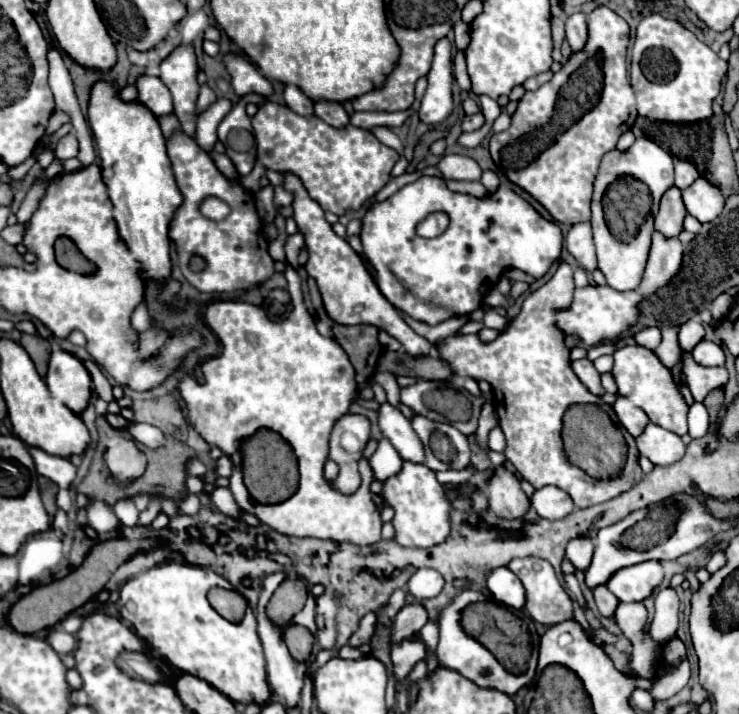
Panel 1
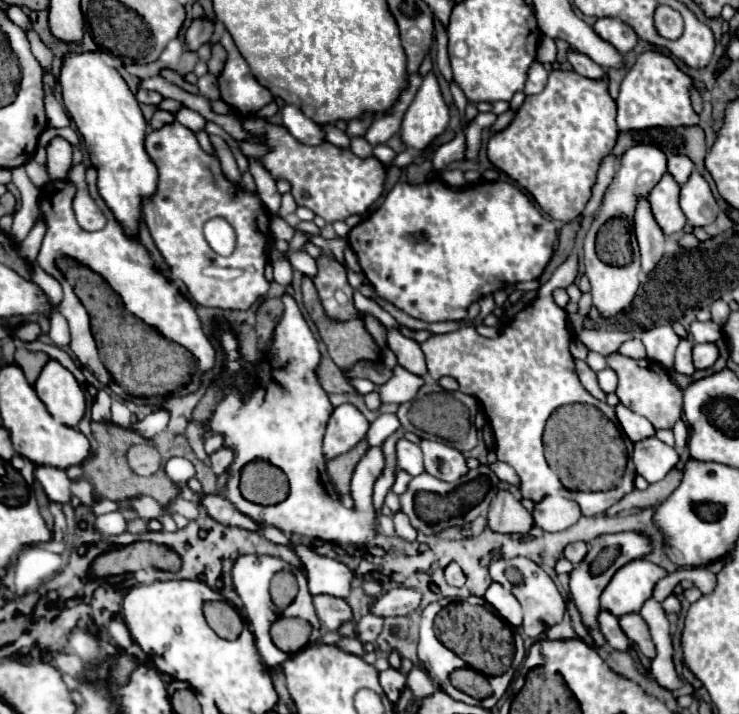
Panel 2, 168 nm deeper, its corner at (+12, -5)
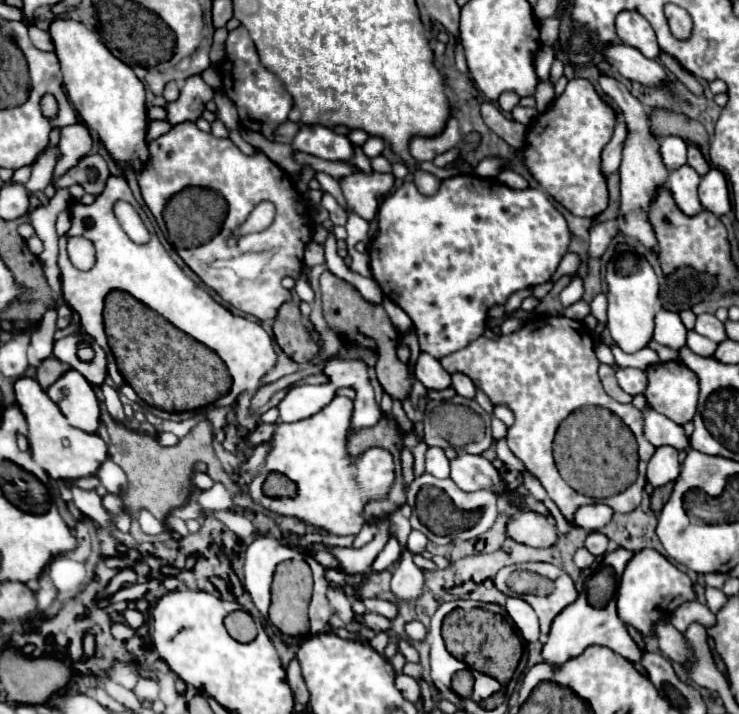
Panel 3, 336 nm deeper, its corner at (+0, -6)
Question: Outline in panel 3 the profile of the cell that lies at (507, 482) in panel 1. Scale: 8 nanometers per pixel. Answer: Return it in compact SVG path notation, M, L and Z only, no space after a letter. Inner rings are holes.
M520 510L514 514L506 524L506 532L512 540L536 548L552 546L558 538L556 528L546 520L546 516L532 510Z

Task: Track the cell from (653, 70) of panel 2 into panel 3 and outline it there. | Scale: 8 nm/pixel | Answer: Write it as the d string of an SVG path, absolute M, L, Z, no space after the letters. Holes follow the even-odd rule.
M618 118L614 136L602 152L602 170L604 170L606 176L610 176L612 172L616 172L620 168L620 158L622 158L626 138L628 138L628 126L626 126L624 118Z

